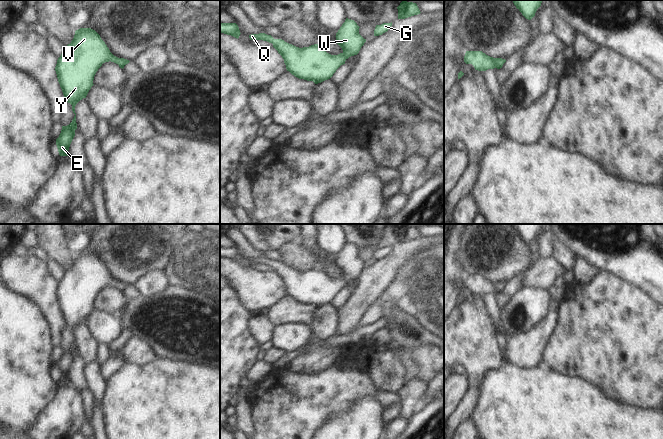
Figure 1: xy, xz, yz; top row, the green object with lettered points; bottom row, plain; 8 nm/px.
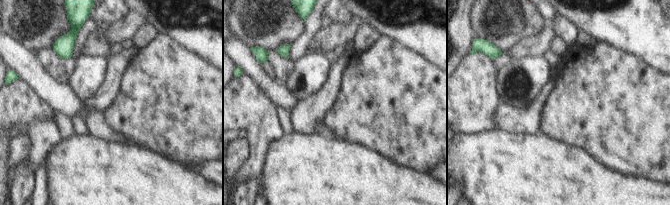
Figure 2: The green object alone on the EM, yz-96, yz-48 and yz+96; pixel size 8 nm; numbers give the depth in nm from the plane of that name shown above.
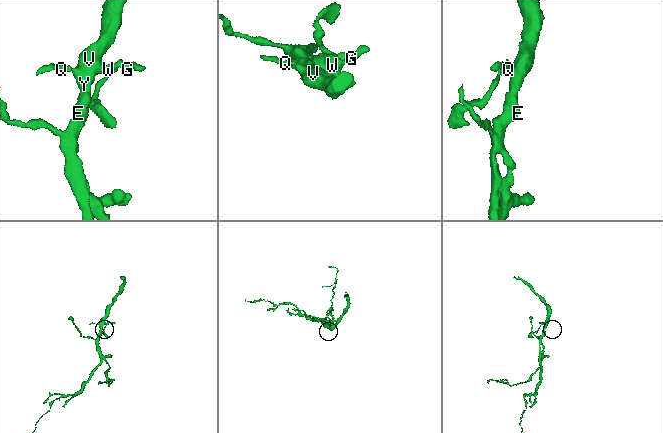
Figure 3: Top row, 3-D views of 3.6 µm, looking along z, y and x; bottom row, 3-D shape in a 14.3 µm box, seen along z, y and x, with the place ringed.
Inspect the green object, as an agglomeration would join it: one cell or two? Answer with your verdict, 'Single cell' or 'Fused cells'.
Single cell.

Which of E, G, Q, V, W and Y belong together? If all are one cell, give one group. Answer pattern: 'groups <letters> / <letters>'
groups E G Q V W Y

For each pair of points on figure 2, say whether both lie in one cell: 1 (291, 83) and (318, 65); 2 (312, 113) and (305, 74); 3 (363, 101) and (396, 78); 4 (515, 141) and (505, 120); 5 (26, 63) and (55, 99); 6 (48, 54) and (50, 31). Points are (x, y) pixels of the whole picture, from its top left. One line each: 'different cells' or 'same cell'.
1: same cell
2: different cells
3: same cell
4: different cells
5: same cell
6: different cells

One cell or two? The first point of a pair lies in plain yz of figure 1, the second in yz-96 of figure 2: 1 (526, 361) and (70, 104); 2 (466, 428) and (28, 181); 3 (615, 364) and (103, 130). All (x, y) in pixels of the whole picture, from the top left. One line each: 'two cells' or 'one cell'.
1: two cells
2: one cell
3: two cells

